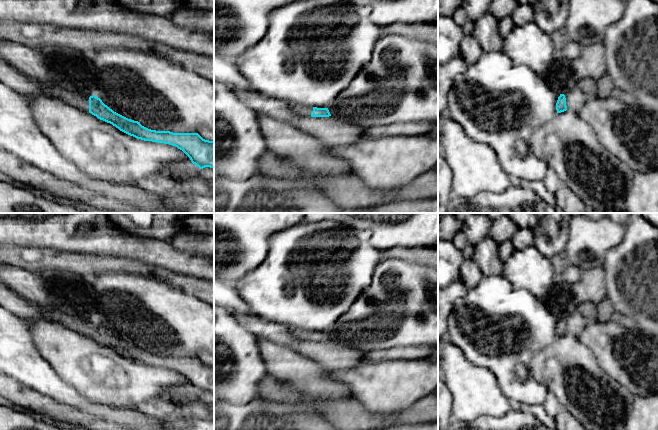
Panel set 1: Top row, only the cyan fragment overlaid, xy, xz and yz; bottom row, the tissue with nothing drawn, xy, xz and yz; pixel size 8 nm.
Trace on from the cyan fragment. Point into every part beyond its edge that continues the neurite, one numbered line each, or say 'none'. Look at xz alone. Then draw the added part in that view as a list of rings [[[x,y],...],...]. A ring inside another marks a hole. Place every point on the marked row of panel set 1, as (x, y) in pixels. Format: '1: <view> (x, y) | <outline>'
1: xz (300, 110) | [[[290,104],[290,108],[297,113],[299,116],[308,116],[311,117],[311,113],[313,111],[313,107],[305,107],[299,104]]]

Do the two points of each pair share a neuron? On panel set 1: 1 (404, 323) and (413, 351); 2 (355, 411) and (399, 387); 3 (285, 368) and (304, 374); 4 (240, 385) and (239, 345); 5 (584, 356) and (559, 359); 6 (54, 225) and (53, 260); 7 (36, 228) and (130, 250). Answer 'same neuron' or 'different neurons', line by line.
1: different neurons
2: different neurons
3: same neuron
4: same neuron
5: same neuron
6: different neurons
7: same neuron

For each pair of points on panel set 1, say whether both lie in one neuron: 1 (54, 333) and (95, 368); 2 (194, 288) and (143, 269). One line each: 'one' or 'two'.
1: one
2: one

